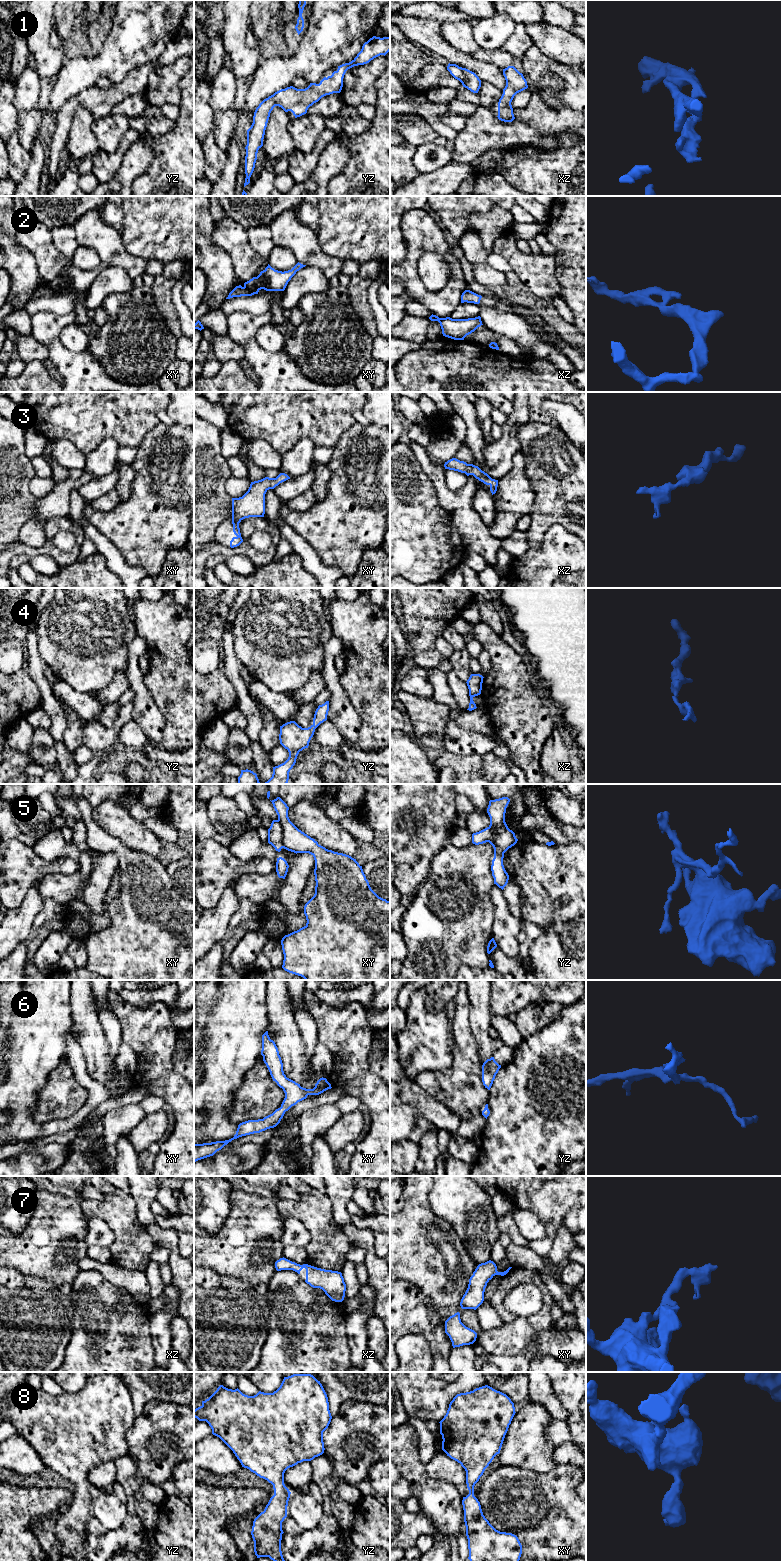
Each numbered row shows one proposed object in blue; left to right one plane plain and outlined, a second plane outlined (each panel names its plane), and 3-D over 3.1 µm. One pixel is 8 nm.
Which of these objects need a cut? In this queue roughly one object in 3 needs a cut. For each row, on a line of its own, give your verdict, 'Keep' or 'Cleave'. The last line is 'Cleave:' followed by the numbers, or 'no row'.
1: Keep
2: Cleave
3: Keep
4: Keep
5: Cleave
6: Keep
7: Keep
8: Keep
Cleave: 2, 5

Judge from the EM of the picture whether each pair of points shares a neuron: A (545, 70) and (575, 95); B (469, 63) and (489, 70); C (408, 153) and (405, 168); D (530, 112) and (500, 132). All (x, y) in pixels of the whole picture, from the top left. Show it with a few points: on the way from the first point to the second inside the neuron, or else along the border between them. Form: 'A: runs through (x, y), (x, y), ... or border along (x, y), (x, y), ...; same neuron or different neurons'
A: runs through (552, 77), (560, 85), (568, 88); same neuron
B: runs through (474, 65), (484, 70); same neuron
C: runs through (405, 157), (405, 164); same neuron
D: border along (515, 118), (538, 131); different neurons

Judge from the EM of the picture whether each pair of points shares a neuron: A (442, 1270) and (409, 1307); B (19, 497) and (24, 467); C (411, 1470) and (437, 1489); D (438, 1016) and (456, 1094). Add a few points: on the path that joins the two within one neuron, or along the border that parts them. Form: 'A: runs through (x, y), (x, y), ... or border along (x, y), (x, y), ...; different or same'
A: border along (401, 1282), (415, 1284), (428, 1297), (436, 1311); different
B: runs through (19, 490), (19, 474); same
C: runs through (417, 1476), (431, 1489); same
D: border along (455, 1043), (452, 1064), (439, 1072), (427, 1072); different

